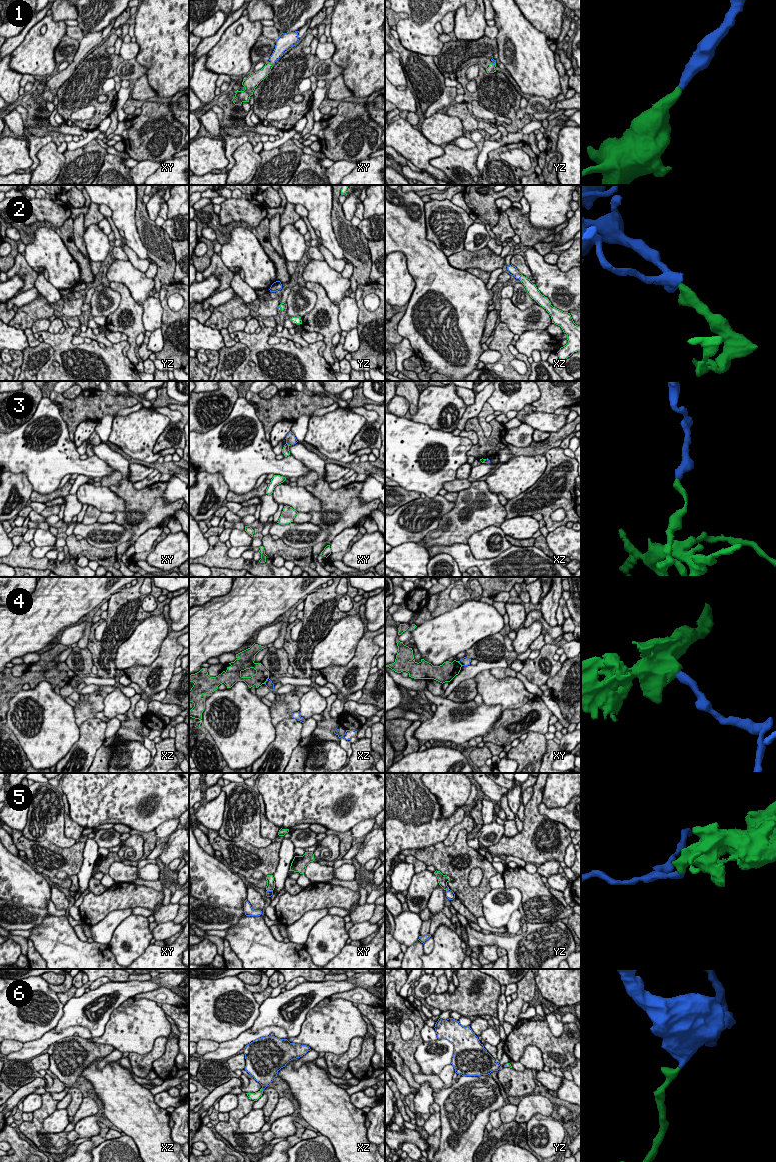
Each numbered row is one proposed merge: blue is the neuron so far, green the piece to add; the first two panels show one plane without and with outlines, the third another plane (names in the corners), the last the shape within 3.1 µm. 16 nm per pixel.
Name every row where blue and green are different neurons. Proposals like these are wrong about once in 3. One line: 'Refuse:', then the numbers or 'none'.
Refuse: 3, 4, 5

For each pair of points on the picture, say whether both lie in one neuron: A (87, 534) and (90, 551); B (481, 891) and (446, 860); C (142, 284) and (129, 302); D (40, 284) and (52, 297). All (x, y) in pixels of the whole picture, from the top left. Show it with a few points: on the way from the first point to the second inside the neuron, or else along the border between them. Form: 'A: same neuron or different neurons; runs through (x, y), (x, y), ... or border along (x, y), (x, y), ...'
A: different neurons; border along (84, 538), (91, 545), (98, 548), (112, 548)
B: same neuron; runs through (471, 891), (460, 881), (460, 875), (455, 870)
C: different neurons; border along (115, 282), (121, 282), (142, 307), (142, 319)
D: same neuron; runs through (43, 287), (50, 294)

